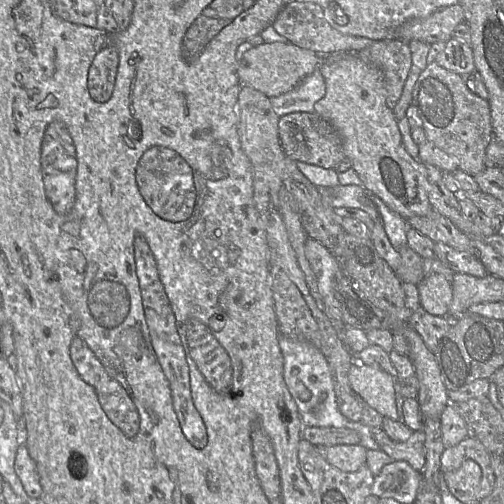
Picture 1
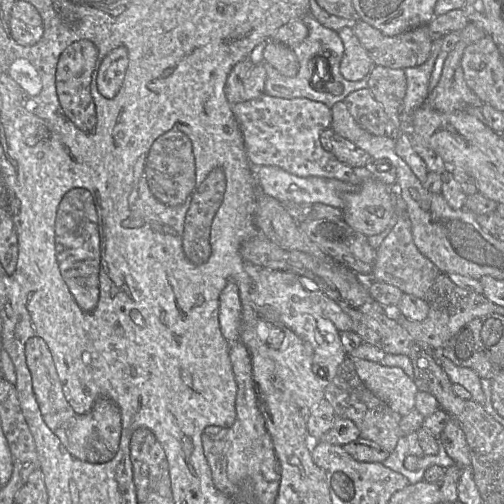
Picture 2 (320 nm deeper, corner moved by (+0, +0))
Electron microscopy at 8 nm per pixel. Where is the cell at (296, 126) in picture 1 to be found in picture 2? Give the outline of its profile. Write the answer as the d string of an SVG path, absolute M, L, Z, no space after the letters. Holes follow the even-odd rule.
M331 127L321 132L320 143L324 150L351 168L363 167L371 159L366 152L337 134Z

